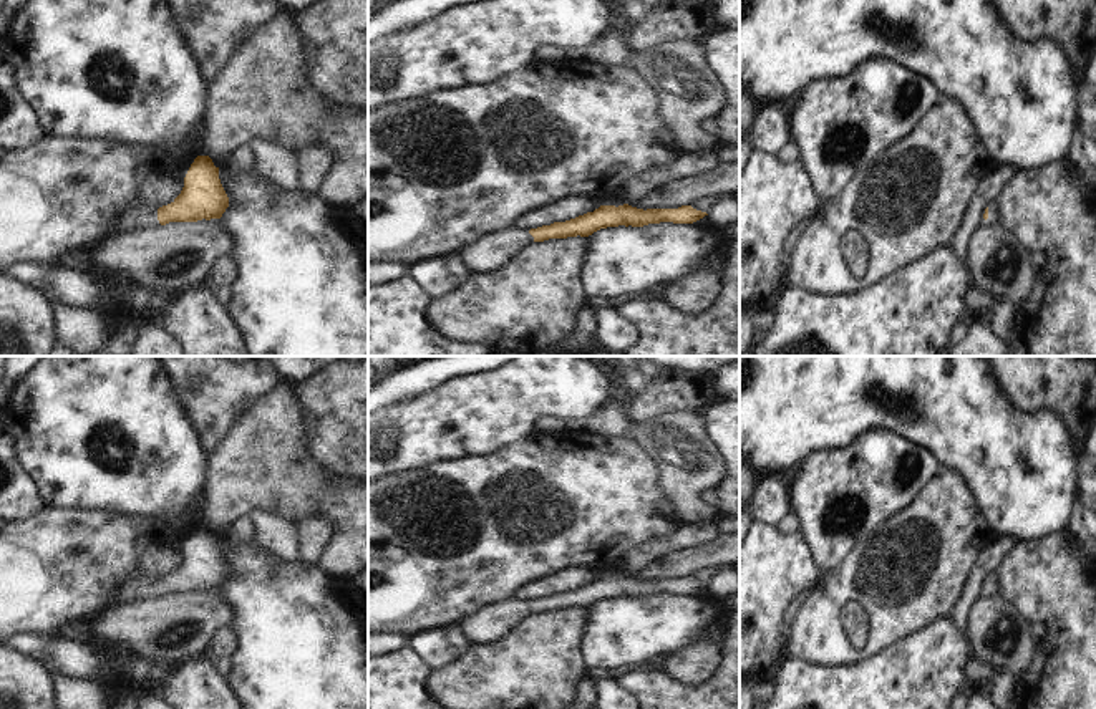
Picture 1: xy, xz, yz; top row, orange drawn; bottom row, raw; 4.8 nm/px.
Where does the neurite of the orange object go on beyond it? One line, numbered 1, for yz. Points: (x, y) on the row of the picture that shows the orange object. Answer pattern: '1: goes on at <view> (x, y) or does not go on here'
1: goes on at yz (994, 214)

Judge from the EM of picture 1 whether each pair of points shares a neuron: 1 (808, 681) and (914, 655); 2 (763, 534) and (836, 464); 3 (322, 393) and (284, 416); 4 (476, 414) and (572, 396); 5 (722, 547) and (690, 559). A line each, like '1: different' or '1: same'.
1: same
2: different
3: different
4: same
5: same

